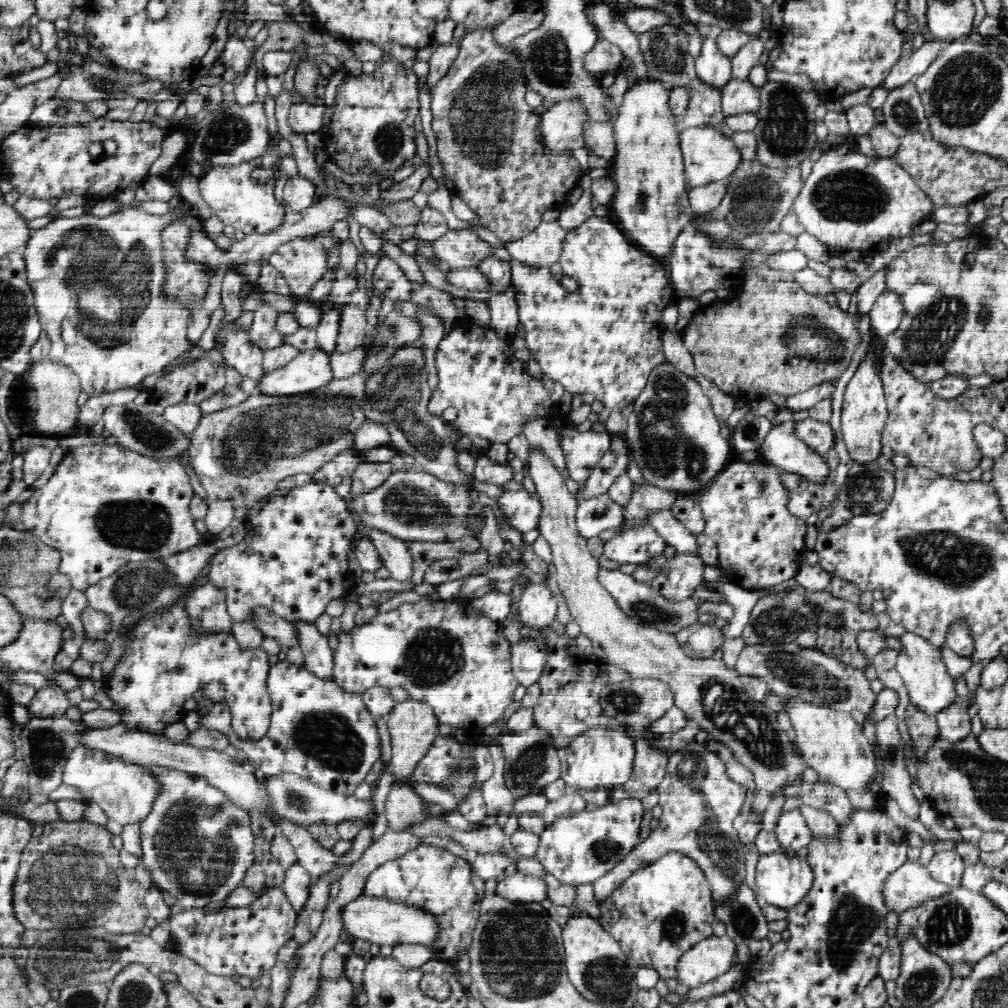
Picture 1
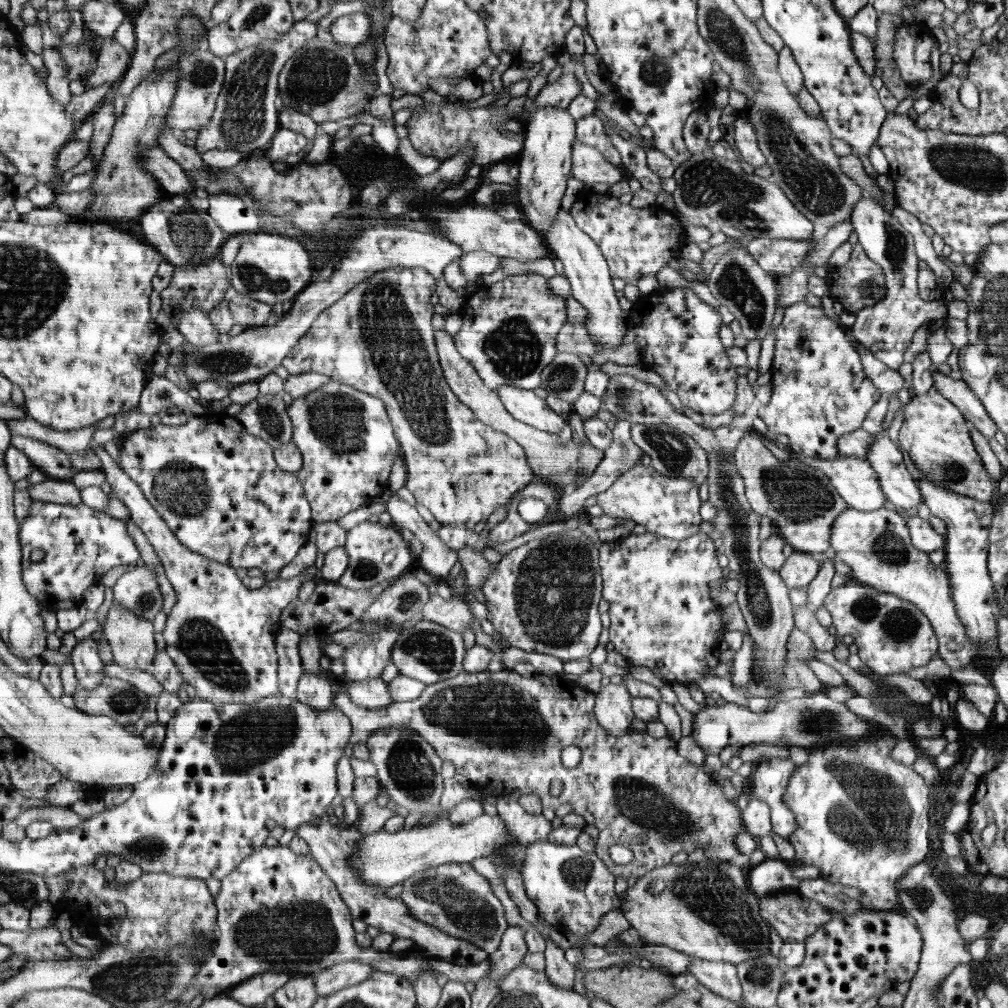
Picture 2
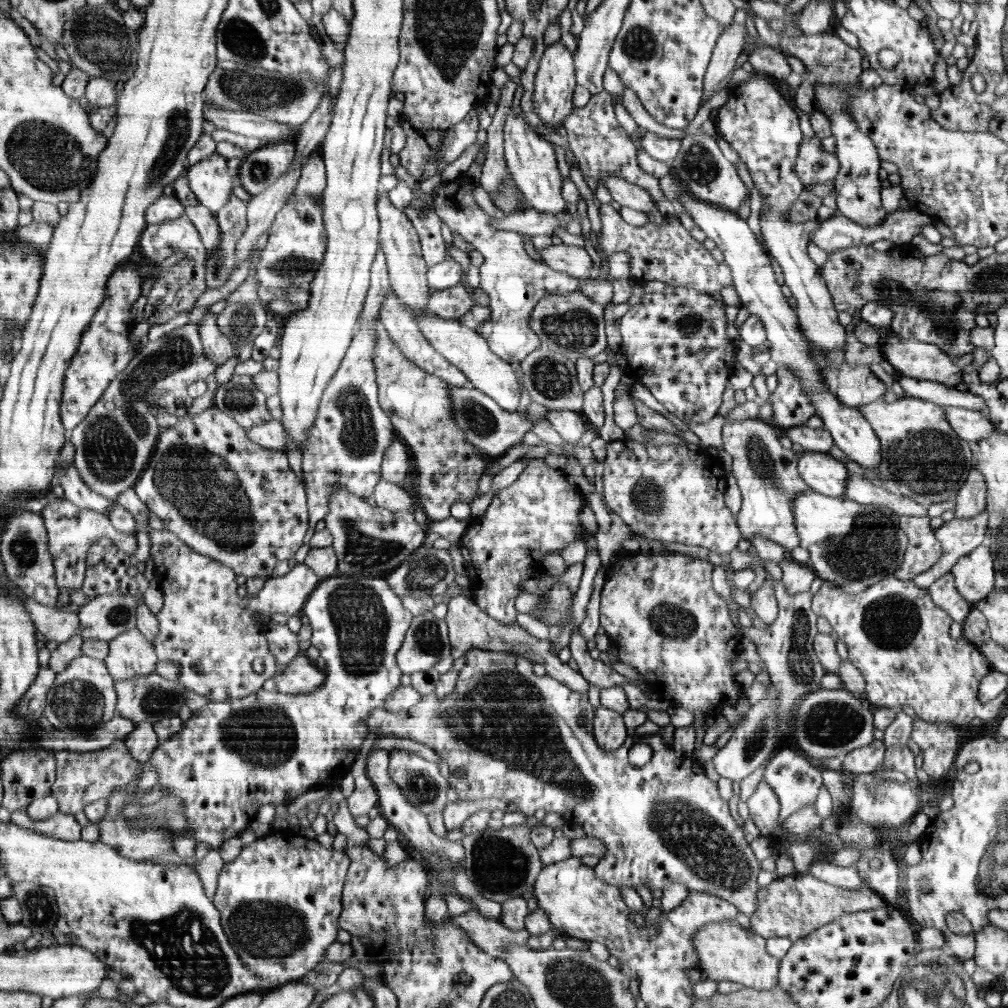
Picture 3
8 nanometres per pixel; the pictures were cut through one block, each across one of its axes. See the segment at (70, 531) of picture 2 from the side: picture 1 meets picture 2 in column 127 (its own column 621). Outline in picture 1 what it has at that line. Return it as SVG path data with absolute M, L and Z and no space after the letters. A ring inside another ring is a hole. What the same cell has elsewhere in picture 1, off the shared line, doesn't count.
M637 524L623 528L603 544L604 556L620 565L650 562L668 548L665 538L649 525Z

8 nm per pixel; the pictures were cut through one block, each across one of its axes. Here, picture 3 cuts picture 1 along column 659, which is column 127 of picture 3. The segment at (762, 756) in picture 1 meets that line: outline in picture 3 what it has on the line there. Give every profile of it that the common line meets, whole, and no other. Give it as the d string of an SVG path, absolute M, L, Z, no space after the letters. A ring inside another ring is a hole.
M137 627L109 643L105 658L108 672L117 680L130 680L140 675L151 675L156 670L158 654Z

